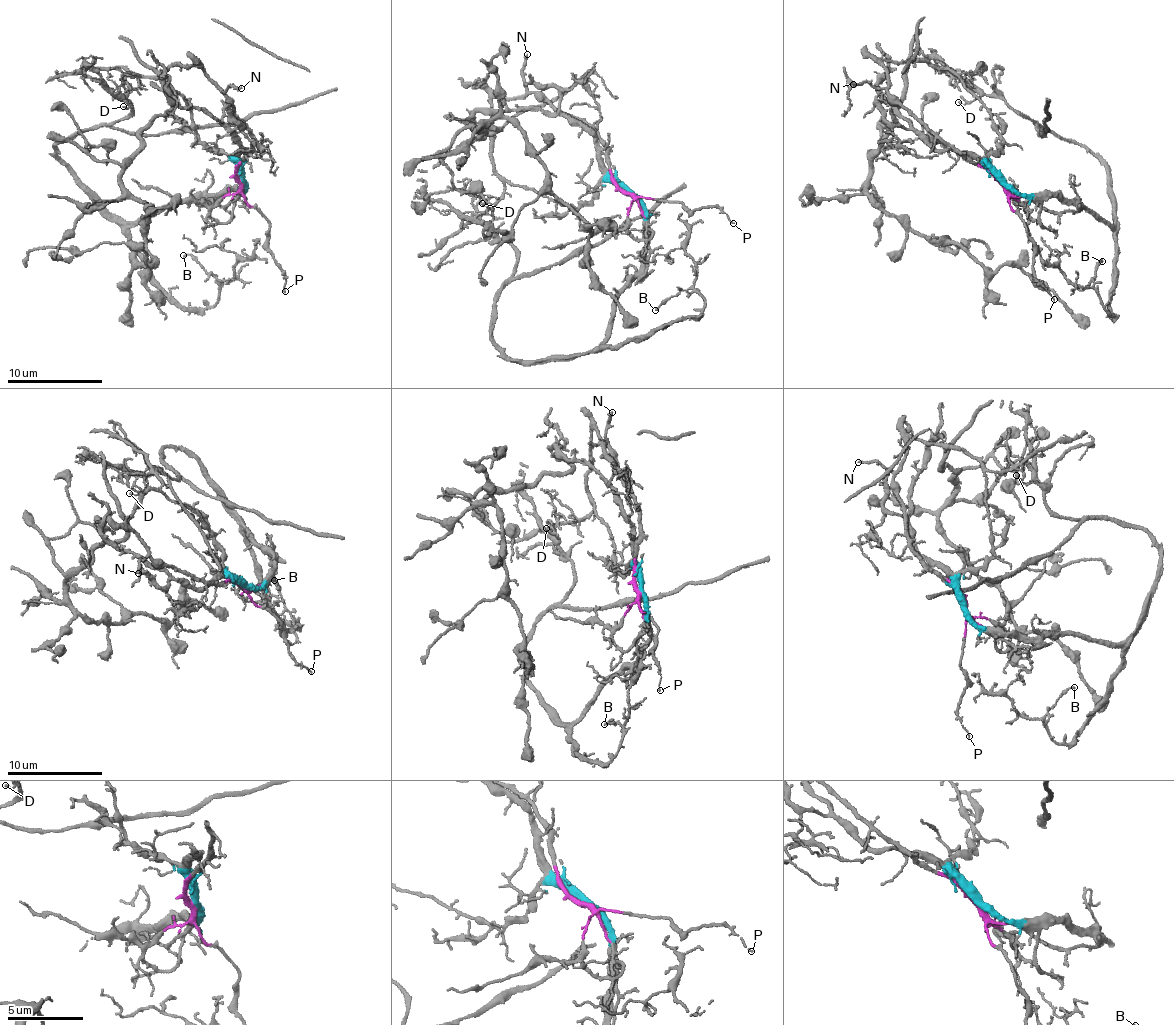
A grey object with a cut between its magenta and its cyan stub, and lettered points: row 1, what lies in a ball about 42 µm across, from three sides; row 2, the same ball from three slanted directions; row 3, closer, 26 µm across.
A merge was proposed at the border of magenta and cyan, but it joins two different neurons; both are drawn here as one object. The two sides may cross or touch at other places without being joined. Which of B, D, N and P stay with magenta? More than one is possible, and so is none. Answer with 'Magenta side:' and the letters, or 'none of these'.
Magenta side: N, P

